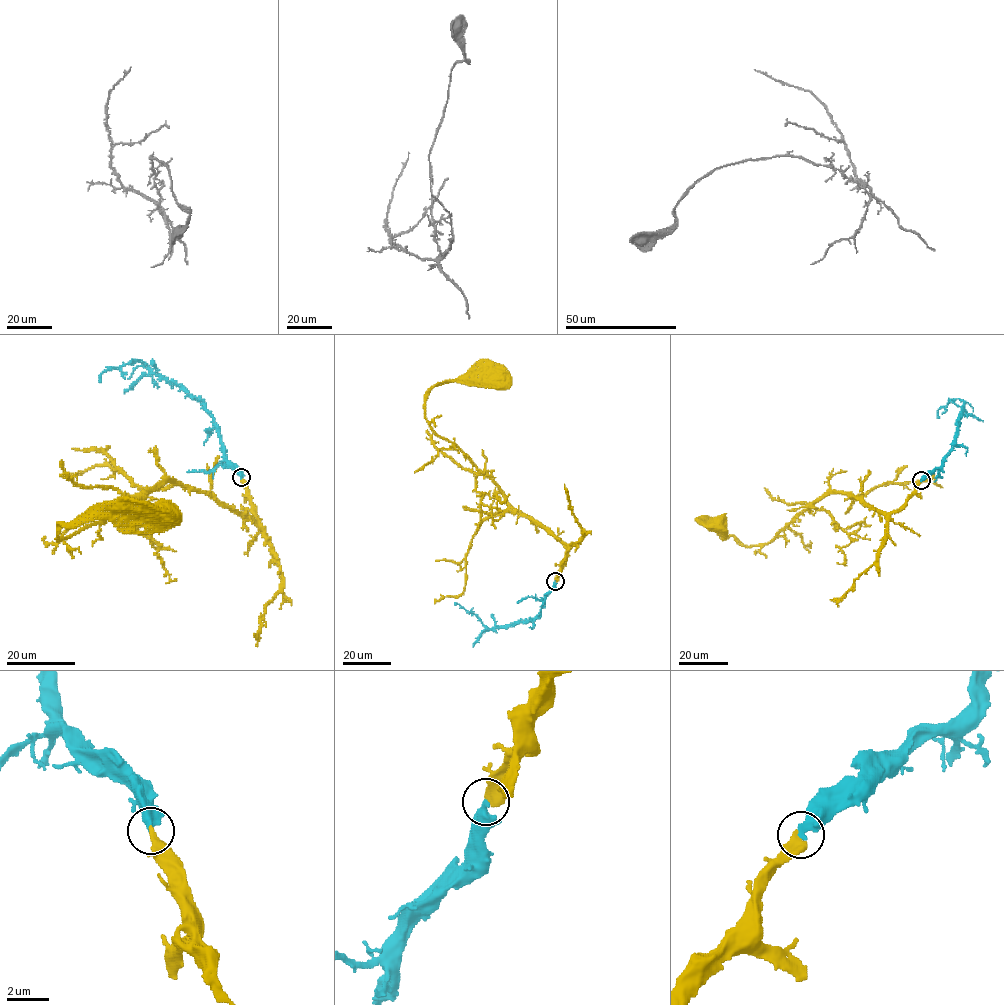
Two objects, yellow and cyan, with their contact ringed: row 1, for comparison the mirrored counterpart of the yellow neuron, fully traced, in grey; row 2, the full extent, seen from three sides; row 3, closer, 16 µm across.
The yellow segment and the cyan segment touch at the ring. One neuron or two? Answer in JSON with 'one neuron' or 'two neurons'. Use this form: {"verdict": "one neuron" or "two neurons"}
{"verdict": "one neuron"}

